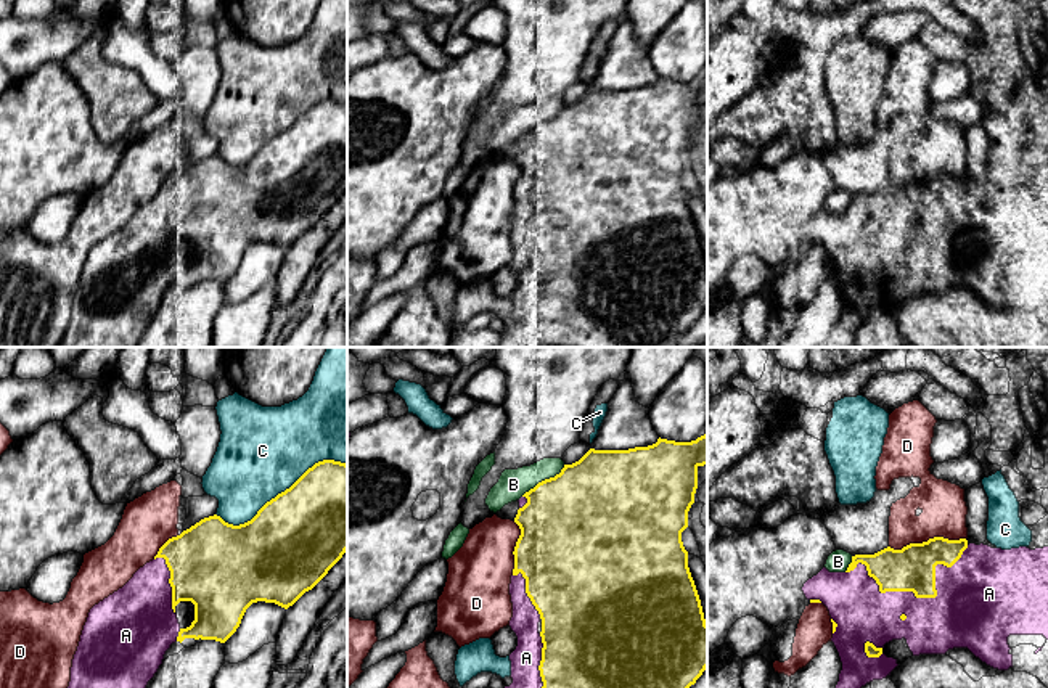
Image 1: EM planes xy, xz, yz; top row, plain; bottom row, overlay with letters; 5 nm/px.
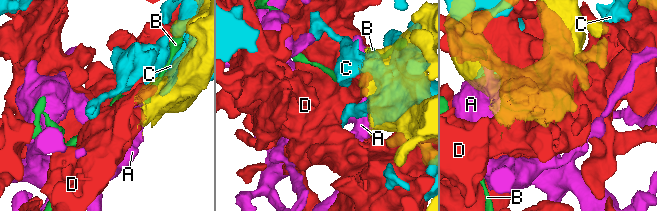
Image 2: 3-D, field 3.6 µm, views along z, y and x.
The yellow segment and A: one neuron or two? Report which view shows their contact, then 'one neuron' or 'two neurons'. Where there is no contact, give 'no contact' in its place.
yz | one neuron

